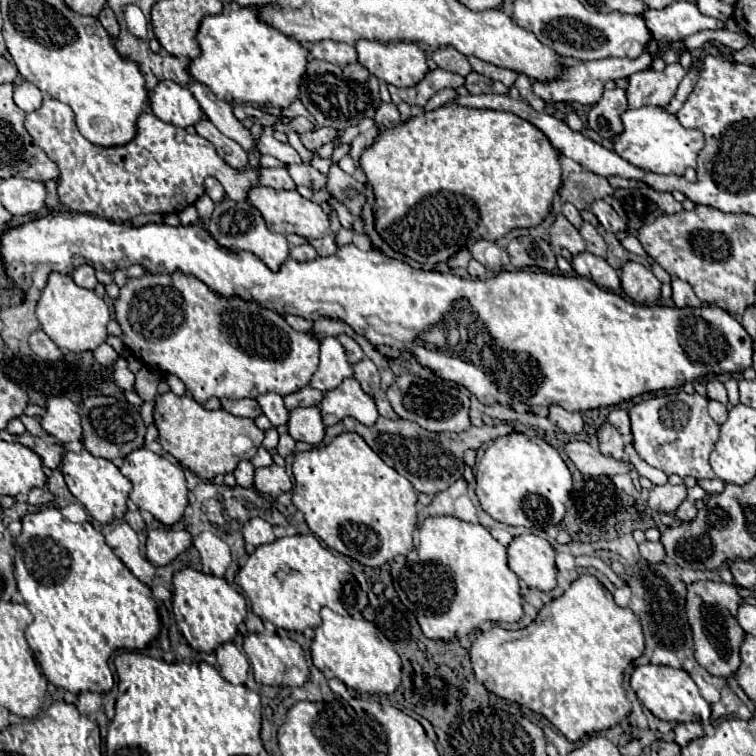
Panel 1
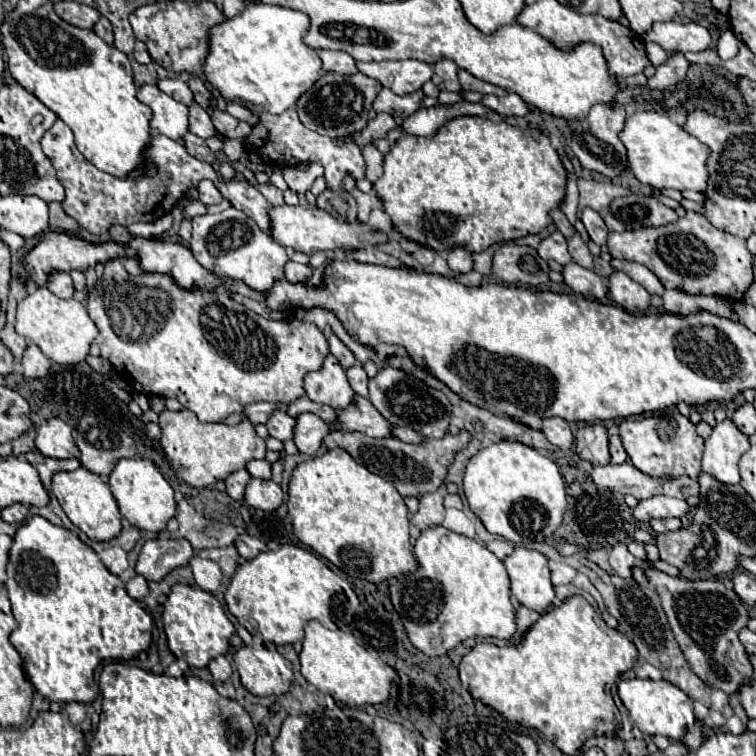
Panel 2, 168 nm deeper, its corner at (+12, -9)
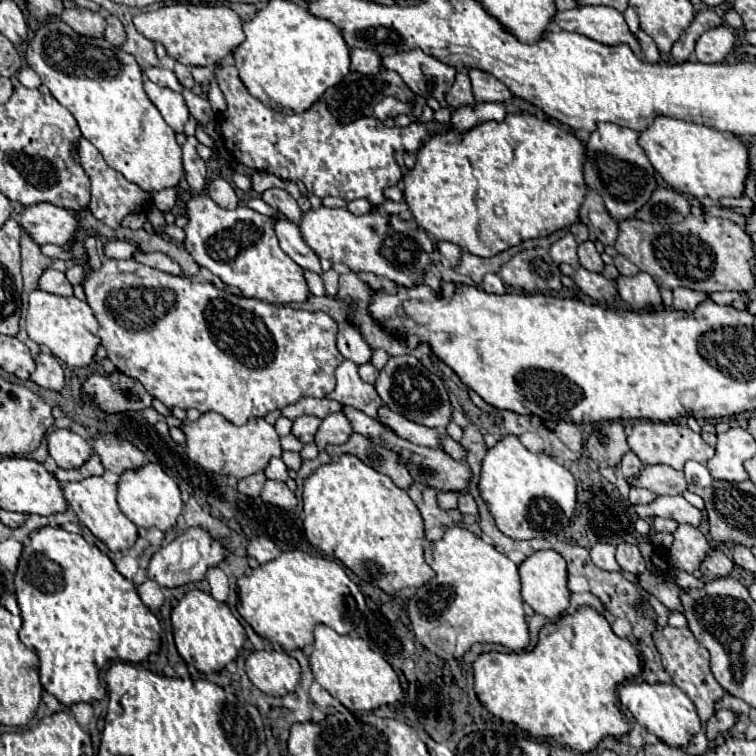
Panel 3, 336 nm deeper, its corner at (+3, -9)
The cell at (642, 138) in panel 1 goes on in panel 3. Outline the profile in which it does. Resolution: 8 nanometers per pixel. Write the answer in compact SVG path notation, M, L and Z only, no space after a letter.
M657 117L653 125L639 135L639 145L645 149L657 173L679 193L697 199L743 197L745 179L749 175L749 147L739 137L727 137L717 129L673 117Z

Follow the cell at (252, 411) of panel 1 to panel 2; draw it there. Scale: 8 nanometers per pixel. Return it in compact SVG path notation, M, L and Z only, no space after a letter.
M252 403L252 405L246 405L242 409L242 415L246 417L246 421L250 421L252 425L258 425L258 423L266 423L266 419L270 417L270 413L276 409L278 405L272 405L272 403Z

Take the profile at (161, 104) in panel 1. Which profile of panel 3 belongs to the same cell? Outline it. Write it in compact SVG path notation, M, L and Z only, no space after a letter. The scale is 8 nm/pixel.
M149 79L145 81L145 93L151 99L151 103L161 111L165 123L175 133L181 133L183 125L189 119L189 109L185 105L183 95L177 91L171 91L169 87L159 87L159 85L151 83Z

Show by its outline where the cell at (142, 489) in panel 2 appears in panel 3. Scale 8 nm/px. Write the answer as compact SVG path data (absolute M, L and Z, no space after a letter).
M147 463L143 467L139 467L137 471L123 473L119 479L117 501L119 501L119 509L123 511L123 515L127 519L131 519L137 527L145 527L145 529L157 527L161 531L171 529L183 509L183 501L181 501L177 483L155 463Z

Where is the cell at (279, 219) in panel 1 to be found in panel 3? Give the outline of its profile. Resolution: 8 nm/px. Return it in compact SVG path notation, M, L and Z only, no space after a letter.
M311 209L305 213L301 225L301 235L307 245L331 263L345 263L351 271L365 271L391 279L403 287L415 287L423 283L423 275L435 265L431 253L435 245L431 237L419 229L413 221L403 221L397 215L381 215L379 211L369 211L365 215L353 215L349 209Z

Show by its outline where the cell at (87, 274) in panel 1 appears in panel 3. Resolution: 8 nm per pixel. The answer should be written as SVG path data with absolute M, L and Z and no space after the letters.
M45 269L43 271L43 275L39 277L39 289L47 291L47 293L63 295L63 297L73 295L73 287L69 285L69 281L65 281L65 273L55 271L55 269Z

